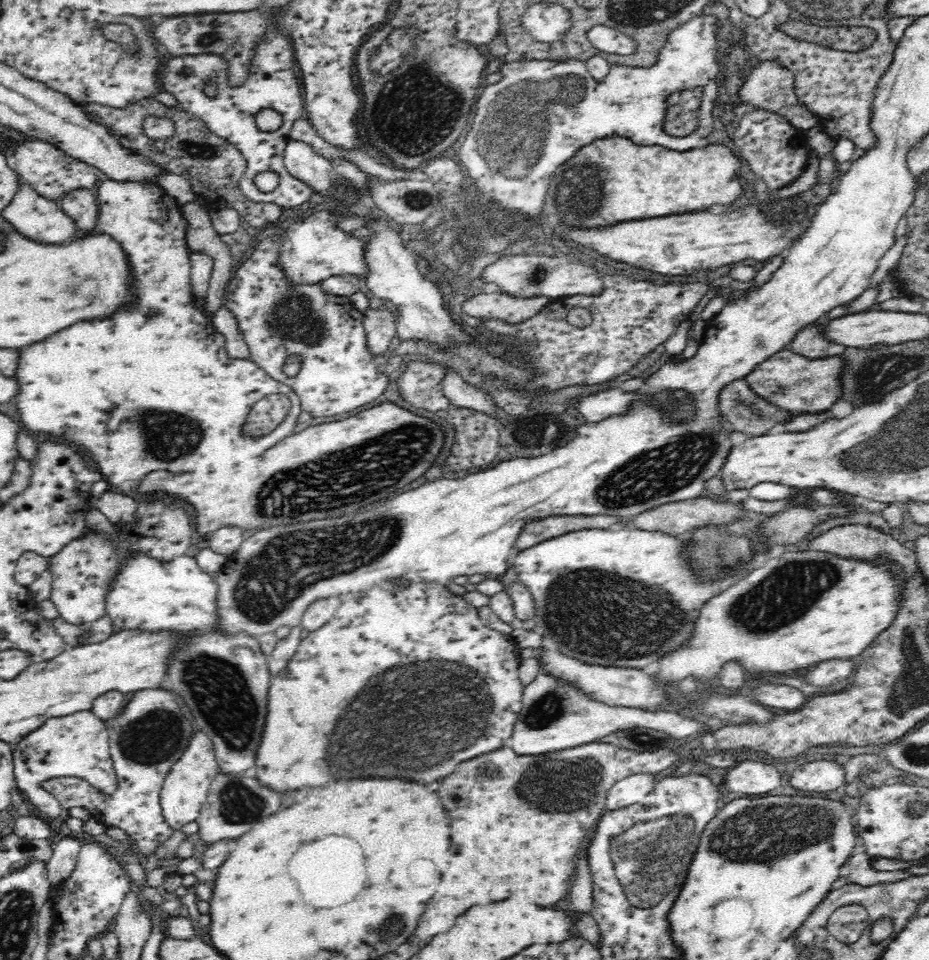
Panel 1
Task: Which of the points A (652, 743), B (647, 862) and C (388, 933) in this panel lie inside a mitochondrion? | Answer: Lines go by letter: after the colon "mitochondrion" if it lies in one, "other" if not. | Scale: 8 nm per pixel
A: other
B: mitochondrion
C: mitochondrion

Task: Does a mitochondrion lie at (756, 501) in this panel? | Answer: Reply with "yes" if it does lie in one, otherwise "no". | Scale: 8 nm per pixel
no

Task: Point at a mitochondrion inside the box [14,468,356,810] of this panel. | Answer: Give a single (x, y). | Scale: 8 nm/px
(219, 689)

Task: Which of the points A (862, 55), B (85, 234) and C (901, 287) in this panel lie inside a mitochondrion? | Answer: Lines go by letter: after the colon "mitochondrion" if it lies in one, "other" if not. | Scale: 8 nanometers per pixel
A: other
B: other
C: other

